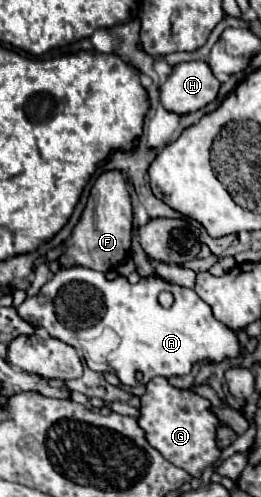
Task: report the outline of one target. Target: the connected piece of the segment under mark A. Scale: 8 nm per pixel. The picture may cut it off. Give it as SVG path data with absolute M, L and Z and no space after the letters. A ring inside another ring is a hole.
M80 266L58 270L52 276L52 280L40 288L38 296L26 298L18 306L18 314L32 326L48 330L50 336L56 336L58 340L74 346L76 350L82 350L84 342L98 338L104 328L112 328L120 336L120 380L126 386L146 384L154 376L164 376L164 378L186 376L190 374L194 364L206 364L206 362L220 364L226 358L242 356L242 346L238 336L214 318L210 306L192 288L170 284L160 276L142 278L138 284L130 284L124 276L118 276L116 280L106 280L102 272L80 268ZM162 290L168 290L174 296L174 304L170 308L162 308L158 304L158 294ZM136 372L142 374L142 382L136 380Z

